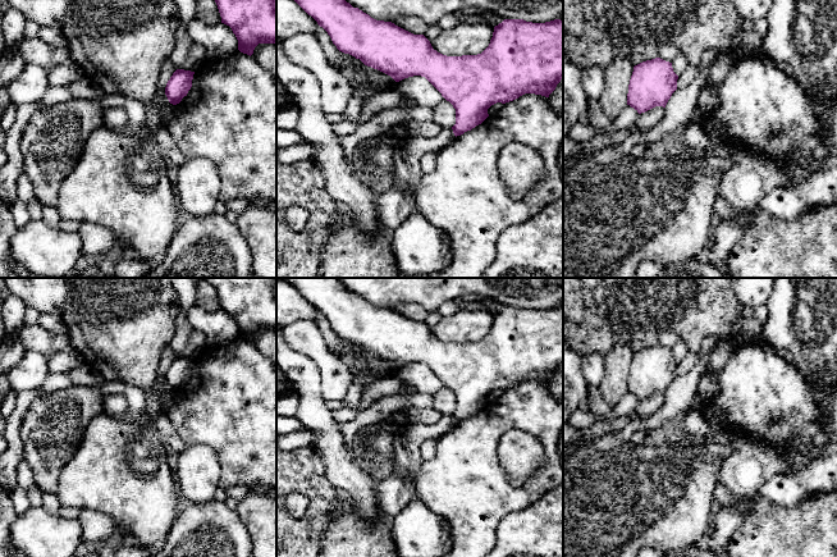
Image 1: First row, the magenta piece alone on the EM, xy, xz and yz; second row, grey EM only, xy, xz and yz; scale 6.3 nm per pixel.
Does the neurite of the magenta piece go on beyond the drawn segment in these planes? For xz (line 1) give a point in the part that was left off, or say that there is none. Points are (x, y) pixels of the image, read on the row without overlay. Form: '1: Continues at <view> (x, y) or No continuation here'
1: No continuation here

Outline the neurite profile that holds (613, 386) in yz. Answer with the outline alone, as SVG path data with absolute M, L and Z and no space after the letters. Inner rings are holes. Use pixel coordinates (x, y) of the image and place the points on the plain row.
M617 343L604 355L605 374L599 385L602 400L616 406L627 392L628 371L635 351L625 343Z

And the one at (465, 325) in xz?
M461 310L443 318L433 329L434 335L447 343L477 342L490 330L494 314L485 310Z

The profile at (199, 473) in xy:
M195 444L179 453L175 480L179 493L189 502L207 503L215 499L220 479L219 456L211 447Z

